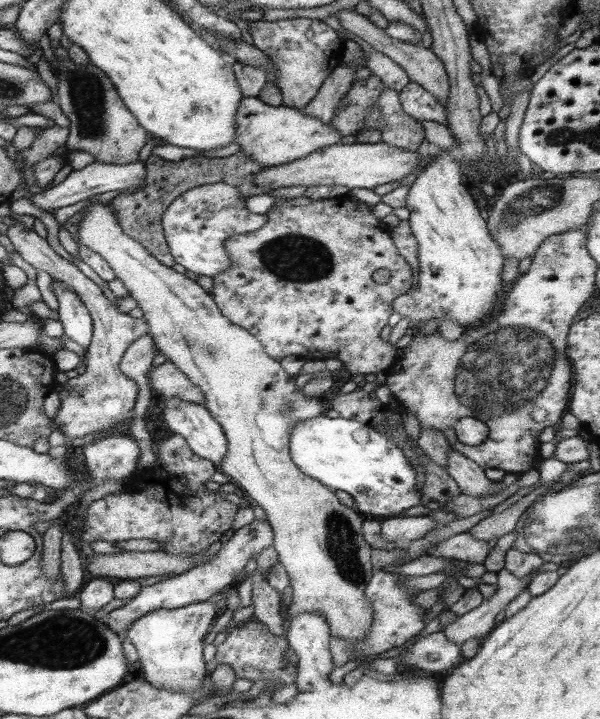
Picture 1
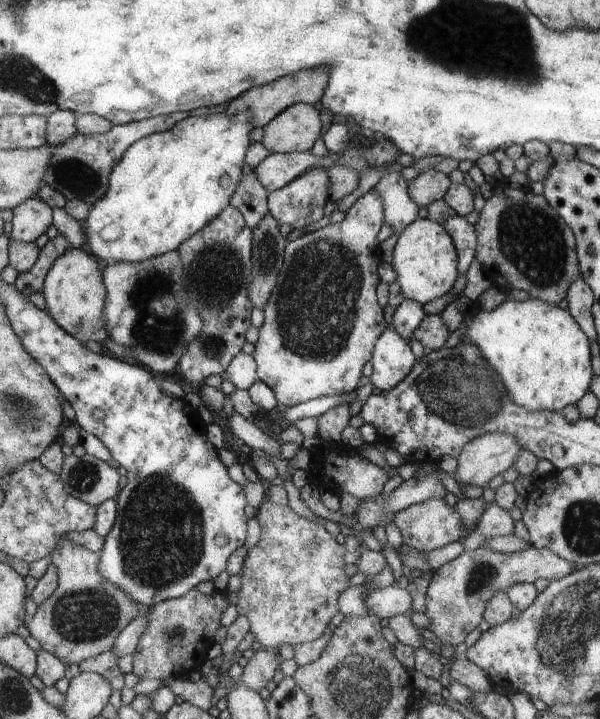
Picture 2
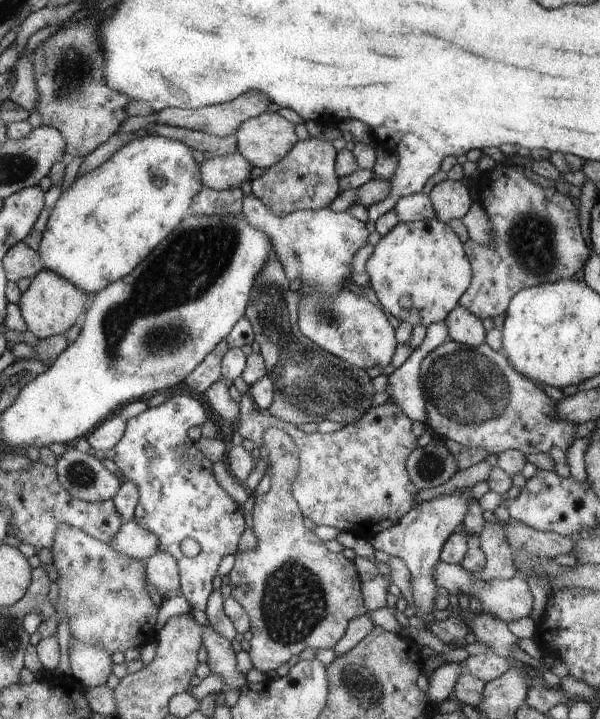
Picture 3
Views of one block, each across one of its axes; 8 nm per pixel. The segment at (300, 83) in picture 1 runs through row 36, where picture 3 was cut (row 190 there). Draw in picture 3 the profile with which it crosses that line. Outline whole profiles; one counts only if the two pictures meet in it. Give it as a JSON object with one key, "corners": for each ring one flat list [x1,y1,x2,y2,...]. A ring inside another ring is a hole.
{"corners":[[315,138,299,140,279,164,261,172,255,180,249,182,251,196,259,198,267,204,273,214,289,214,293,210,321,210,329,206,329,202,337,196,337,176,333,172,335,148,327,142,319,142]]}

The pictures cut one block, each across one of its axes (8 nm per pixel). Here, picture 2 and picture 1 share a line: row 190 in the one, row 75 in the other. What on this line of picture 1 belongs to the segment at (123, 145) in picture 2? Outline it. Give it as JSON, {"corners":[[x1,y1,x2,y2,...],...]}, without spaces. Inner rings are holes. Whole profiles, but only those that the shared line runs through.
{"corners":[[57,58,47,62,57,74,57,98,61,112,69,120,69,136,65,148,69,152,89,152,91,160,97,164,125,166,137,162,139,150,147,144,147,130,139,126,137,118,127,110,119,98,115,84,103,70,93,64,79,66,71,58]]}

